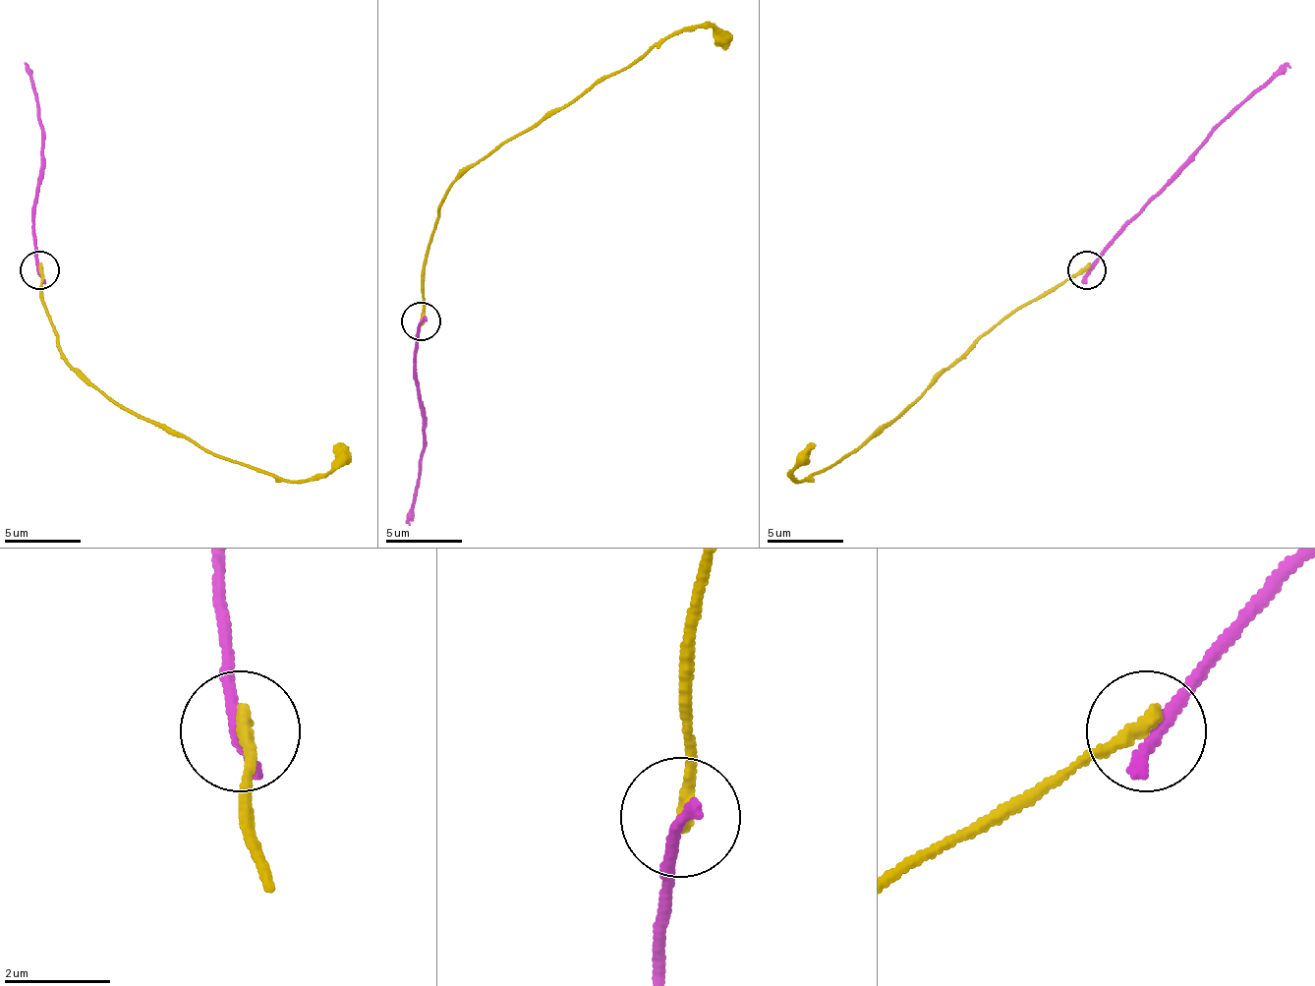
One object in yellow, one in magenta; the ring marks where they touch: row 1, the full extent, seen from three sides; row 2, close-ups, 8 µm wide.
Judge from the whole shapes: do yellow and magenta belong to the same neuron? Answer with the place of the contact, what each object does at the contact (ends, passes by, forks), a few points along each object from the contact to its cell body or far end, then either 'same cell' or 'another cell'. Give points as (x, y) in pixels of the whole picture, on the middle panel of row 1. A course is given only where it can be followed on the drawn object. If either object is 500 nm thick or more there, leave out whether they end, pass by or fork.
place (421, 320); yellow ends; magenta ends; course yellow (420, 321), (424, 257), (439, 202), (488, 152), (608, 76), (631, 68), (669, 37), (708, 26), (723, 49); course magenta (420, 321), (416, 337), (424, 456), (408, 525); another cell

